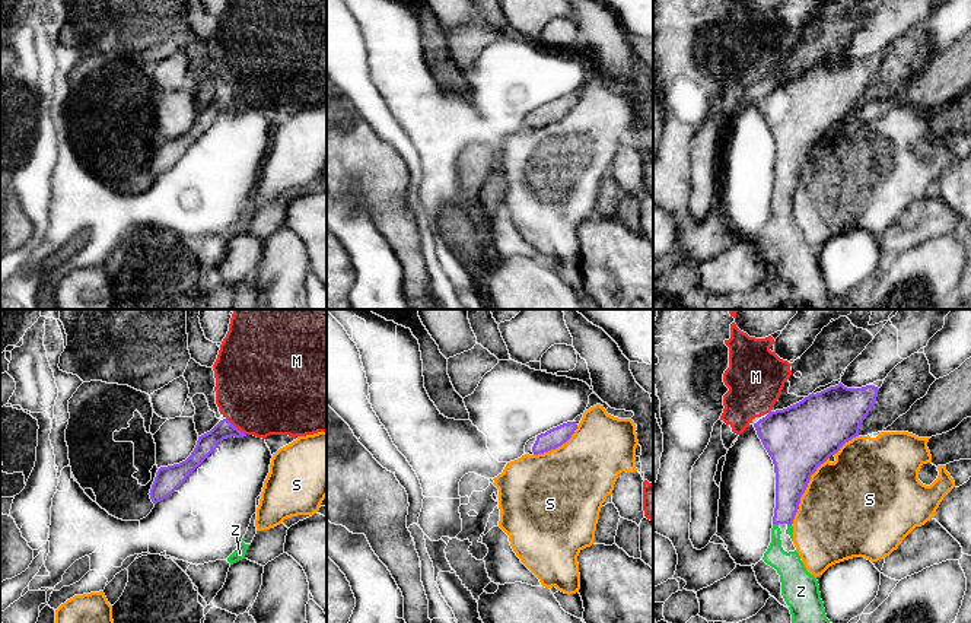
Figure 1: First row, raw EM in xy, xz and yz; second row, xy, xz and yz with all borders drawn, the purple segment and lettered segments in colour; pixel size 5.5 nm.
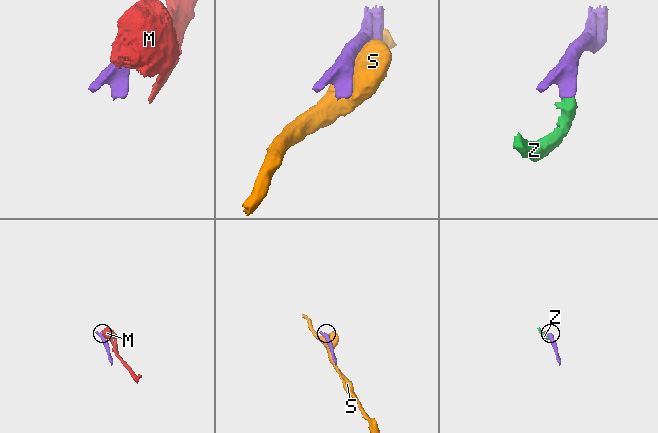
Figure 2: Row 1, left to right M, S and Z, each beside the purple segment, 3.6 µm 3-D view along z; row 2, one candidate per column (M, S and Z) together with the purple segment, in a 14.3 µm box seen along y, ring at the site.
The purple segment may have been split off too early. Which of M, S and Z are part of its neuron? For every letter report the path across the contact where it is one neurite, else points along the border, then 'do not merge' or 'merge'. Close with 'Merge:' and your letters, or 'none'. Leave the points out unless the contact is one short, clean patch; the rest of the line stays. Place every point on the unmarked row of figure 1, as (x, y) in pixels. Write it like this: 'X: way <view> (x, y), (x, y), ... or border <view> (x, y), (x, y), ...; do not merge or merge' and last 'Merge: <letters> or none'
M: border xy (226, 91), (245, 108); do not merge
S: do not merge
Z: way yz (792, 153), (786, 183), (776, 196), (776, 226), (788, 238); merge
Merge: Z

